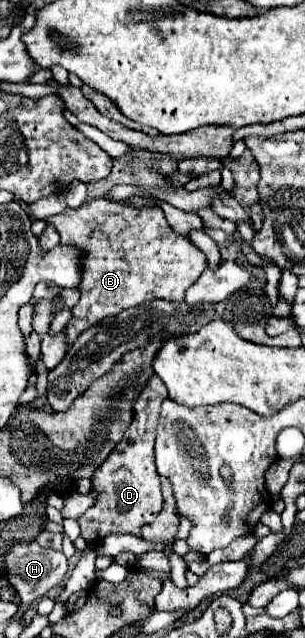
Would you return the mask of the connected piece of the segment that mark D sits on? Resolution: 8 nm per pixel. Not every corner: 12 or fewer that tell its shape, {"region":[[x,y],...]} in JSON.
{"region":[[152,375],[118,447],[92,477],[86,541],[140,535],[162,509],[154,431],[164,383]]}

